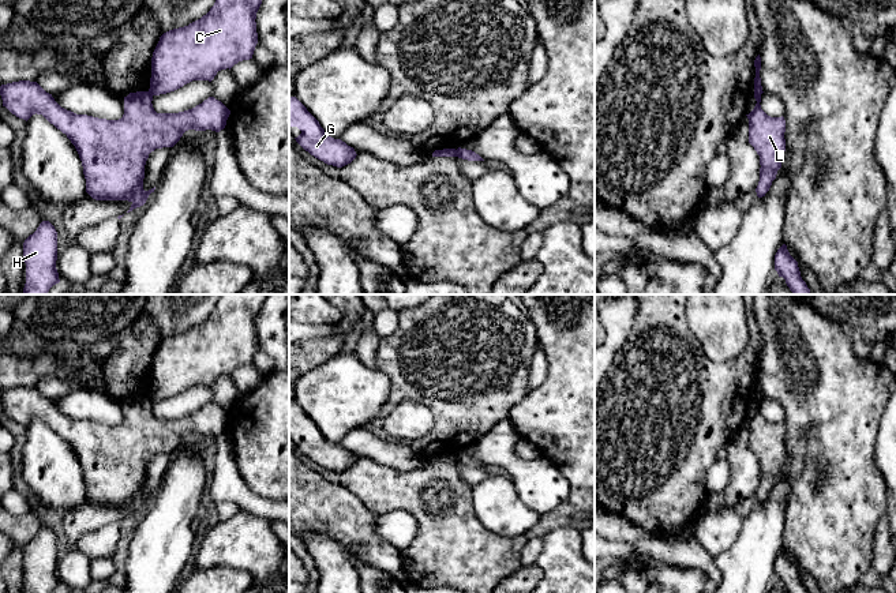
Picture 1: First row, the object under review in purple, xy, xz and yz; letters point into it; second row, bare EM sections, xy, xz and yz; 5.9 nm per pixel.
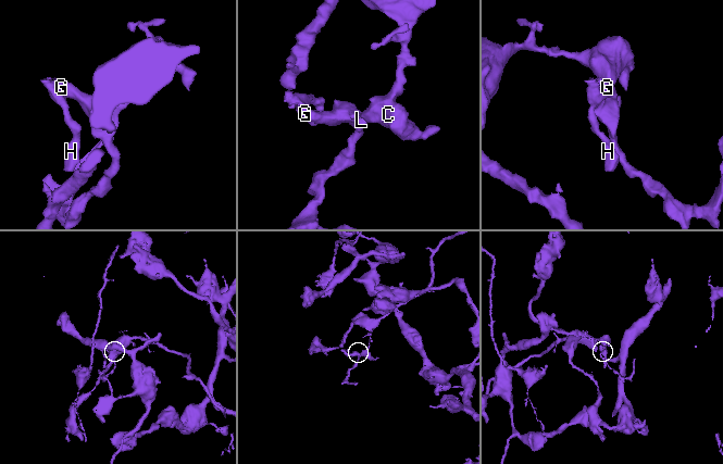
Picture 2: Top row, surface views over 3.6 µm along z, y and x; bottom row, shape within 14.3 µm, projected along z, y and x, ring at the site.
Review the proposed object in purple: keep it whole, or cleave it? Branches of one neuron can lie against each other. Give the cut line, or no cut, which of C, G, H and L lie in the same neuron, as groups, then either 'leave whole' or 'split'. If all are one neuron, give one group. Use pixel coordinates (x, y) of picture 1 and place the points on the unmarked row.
cut in xz along (456, 455), (457, 461); C / G H L; split

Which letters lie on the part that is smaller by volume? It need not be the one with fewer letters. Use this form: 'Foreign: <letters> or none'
Foreign: G, H, L

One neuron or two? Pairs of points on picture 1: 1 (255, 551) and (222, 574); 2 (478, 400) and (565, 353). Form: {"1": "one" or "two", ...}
{"1": "two", "2": "two"}

